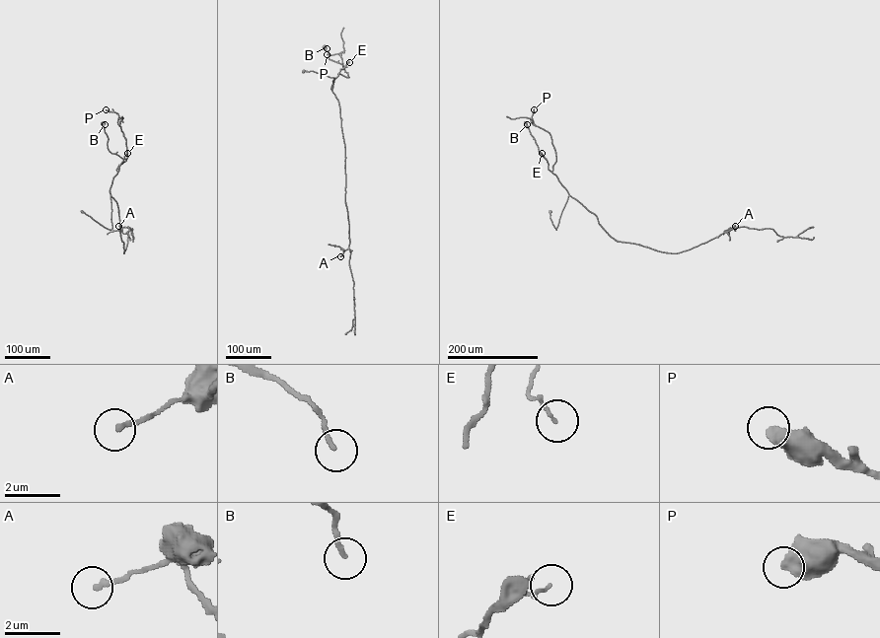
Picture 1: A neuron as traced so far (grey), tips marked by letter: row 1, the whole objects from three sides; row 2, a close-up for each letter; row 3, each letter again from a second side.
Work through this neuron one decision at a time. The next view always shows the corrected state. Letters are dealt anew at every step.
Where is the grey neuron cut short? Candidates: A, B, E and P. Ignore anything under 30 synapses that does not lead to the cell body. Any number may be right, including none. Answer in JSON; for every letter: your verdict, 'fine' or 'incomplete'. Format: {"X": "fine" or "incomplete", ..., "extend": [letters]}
{"A": "fine", "B": "fine", "E": "fine", "P": "fine", "extend": []}

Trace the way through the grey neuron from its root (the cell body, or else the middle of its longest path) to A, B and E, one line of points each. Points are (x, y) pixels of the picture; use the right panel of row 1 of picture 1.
A: (550, 211), (556, 230), (569, 195), (594, 213), (618, 241), (672, 253), (729, 234), (735, 226)
B: (550, 211), (556, 230), (569, 194), (548, 169), (548, 161), (540, 153), (524, 121), (527, 124)
E: (550, 211), (556, 230), (569, 194), (548, 169), (542, 153)

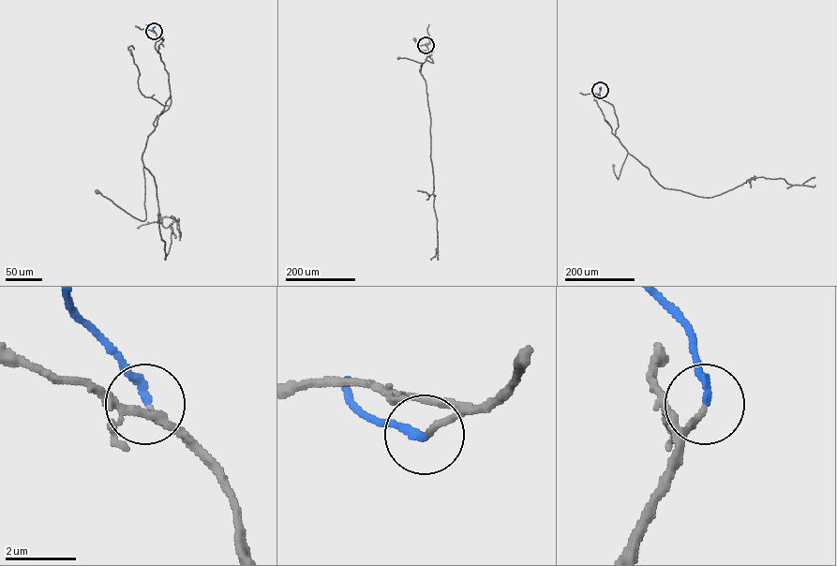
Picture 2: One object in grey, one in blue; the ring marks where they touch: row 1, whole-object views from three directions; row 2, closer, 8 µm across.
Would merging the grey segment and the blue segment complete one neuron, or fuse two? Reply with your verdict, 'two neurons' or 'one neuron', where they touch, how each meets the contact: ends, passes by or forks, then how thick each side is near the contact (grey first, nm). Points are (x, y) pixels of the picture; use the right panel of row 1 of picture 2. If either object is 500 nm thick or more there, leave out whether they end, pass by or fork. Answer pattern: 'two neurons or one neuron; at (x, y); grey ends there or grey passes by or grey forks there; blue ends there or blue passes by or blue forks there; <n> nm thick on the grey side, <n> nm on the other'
one neuron; at (600, 90); grey ends there; blue ends there; 160 nm thick on the grey side, 190 nm on the other

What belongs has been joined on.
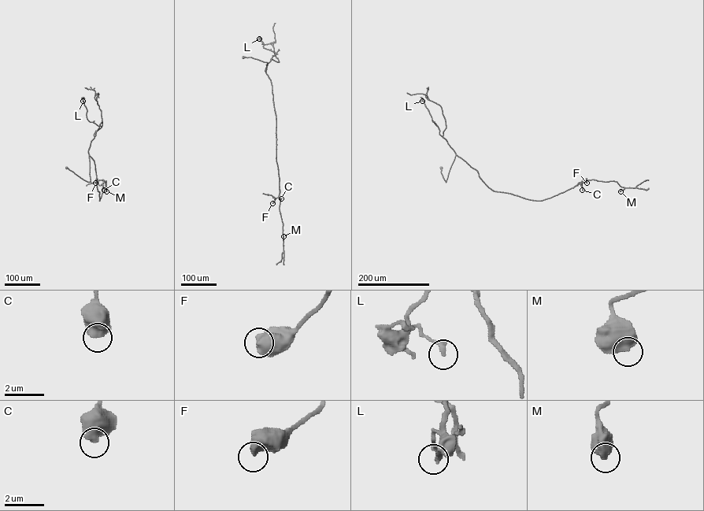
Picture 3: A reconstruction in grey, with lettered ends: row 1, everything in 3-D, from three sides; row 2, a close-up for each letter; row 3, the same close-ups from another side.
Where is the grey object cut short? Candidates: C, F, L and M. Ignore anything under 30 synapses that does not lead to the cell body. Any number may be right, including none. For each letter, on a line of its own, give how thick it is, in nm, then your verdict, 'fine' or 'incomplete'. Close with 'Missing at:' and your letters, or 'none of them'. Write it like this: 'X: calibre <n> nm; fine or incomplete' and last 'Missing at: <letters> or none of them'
C: calibre 700 nm; fine
F: calibre 600 nm; fine
L: calibre 190 nm; fine
M: calibre 750 nm; fine
Missing at: none of them

